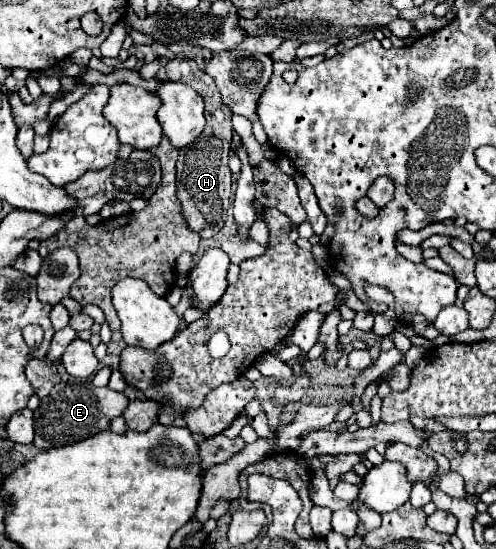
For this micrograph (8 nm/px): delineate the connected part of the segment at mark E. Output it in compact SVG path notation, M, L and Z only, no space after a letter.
M69 377L65 383L55 385L55 389L41 399L41 405L35 411L35 441L33 445L41 451L49 451L55 447L71 445L75 441L83 441L85 437L93 437L99 431L109 427L113 417L119 417L127 407L127 397L123 393L111 391L109 387L91 387L89 379Z

